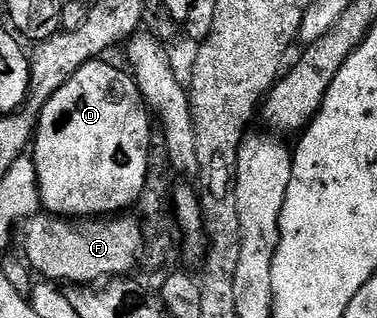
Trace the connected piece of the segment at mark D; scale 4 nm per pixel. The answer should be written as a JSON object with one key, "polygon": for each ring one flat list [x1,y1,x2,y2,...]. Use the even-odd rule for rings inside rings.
{"polygon":[[94,60,79,68,79,72,47,100,37,119,33,159,39,176,41,205,48,213,70,220,117,216,128,211,125,210,128,206,129,209,136,207,147,180,151,111,132,73,105,61,109,60]]}

